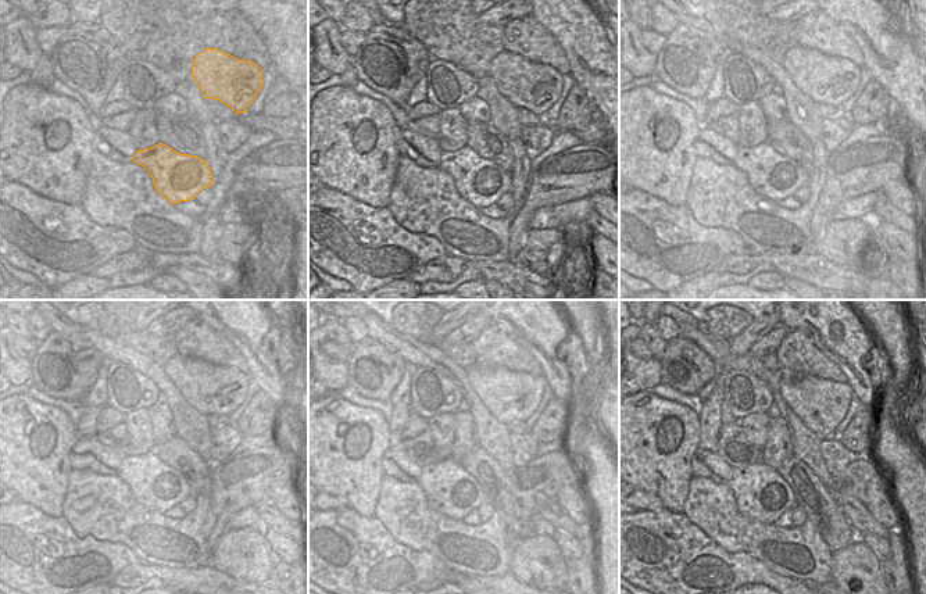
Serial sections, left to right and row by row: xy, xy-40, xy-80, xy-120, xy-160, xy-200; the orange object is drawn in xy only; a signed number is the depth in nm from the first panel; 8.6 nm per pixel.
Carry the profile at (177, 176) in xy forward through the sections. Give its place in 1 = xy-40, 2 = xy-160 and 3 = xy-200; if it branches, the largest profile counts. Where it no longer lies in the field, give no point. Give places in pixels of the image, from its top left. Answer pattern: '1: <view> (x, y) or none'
1: xy-40 (487, 176)
2: xy-160 (450, 490)
3: xy-200 (761, 493)

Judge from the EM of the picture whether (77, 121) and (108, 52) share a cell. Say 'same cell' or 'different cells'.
different cells

